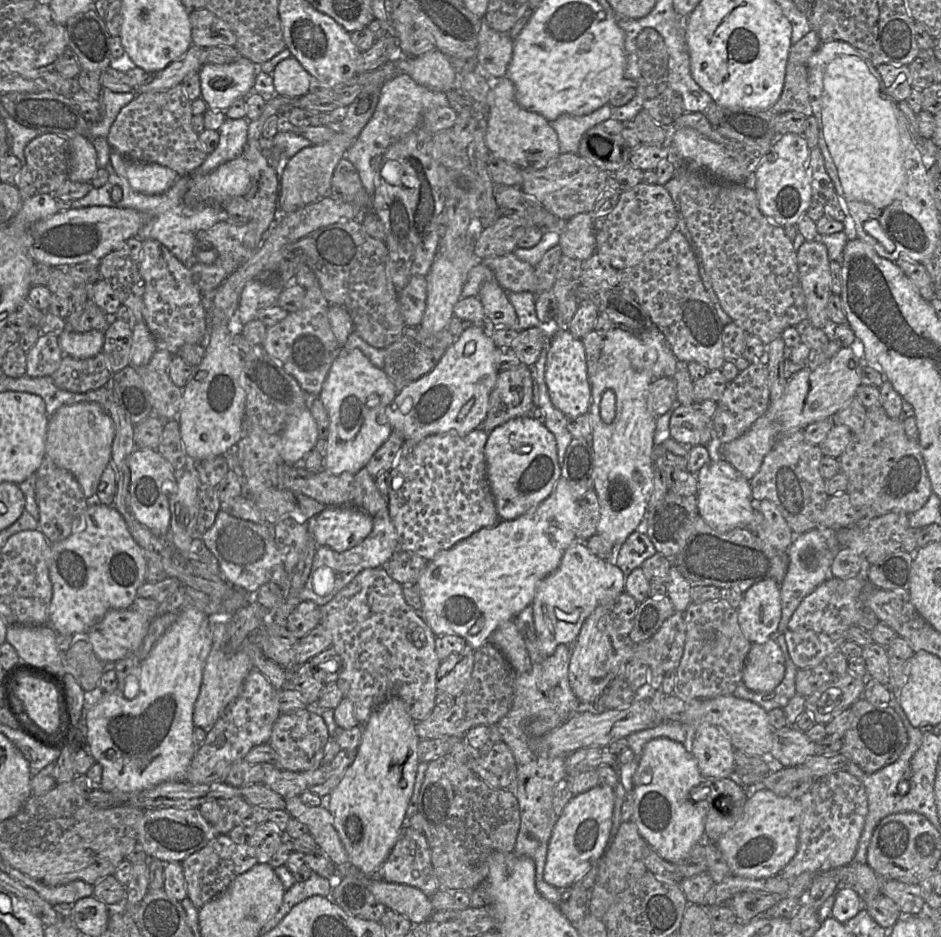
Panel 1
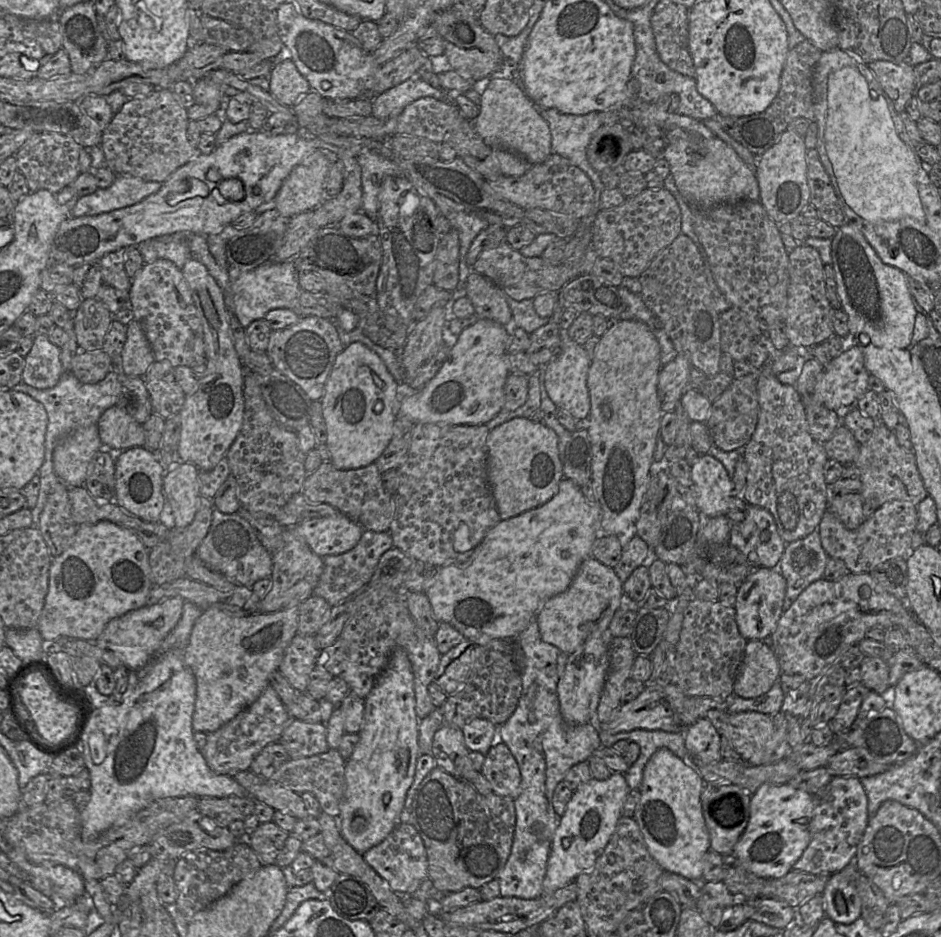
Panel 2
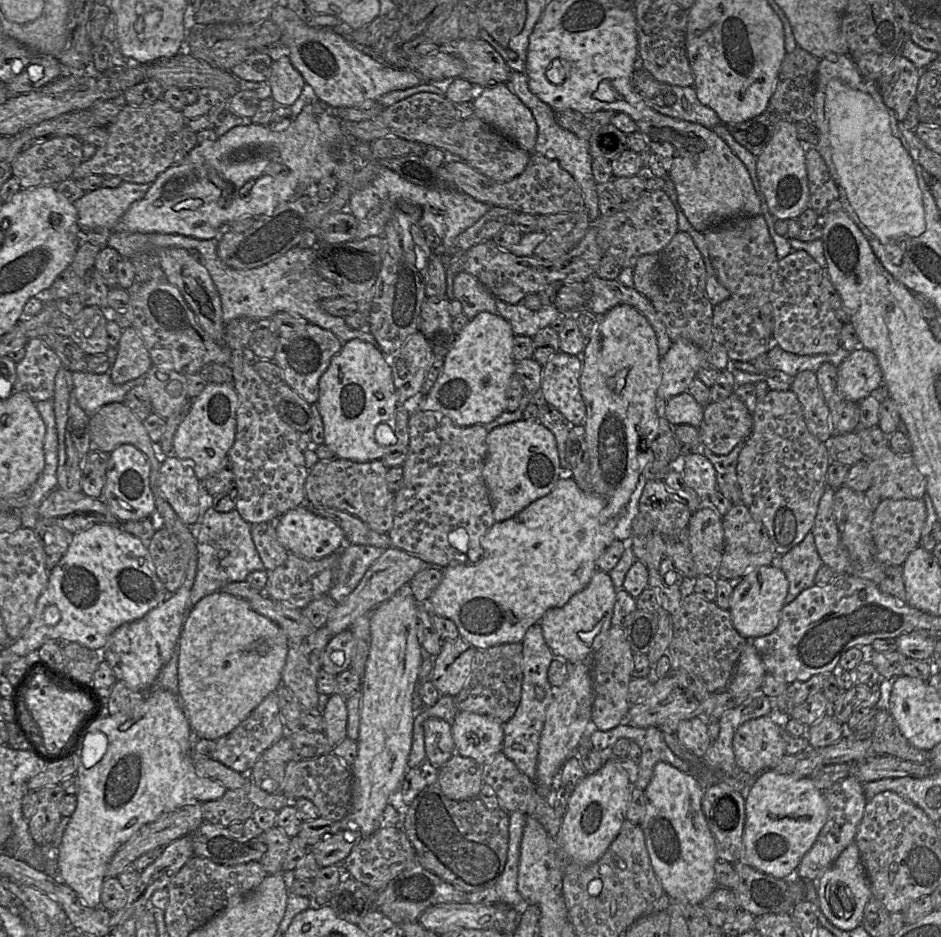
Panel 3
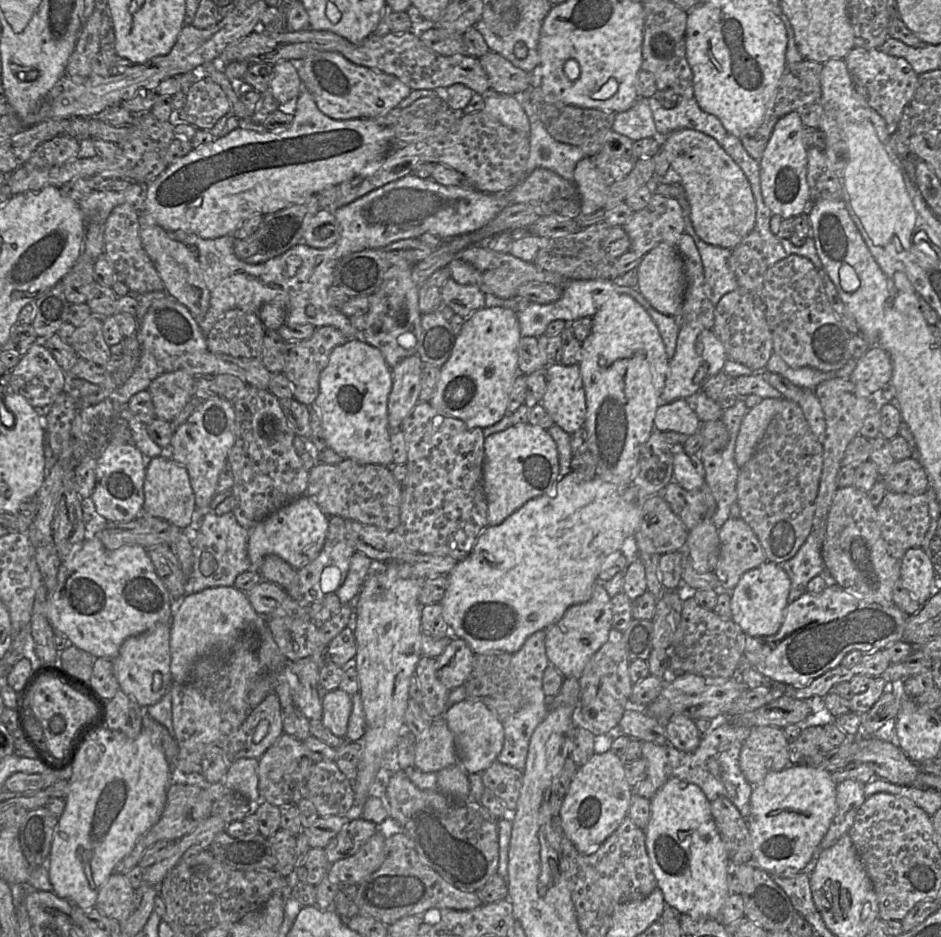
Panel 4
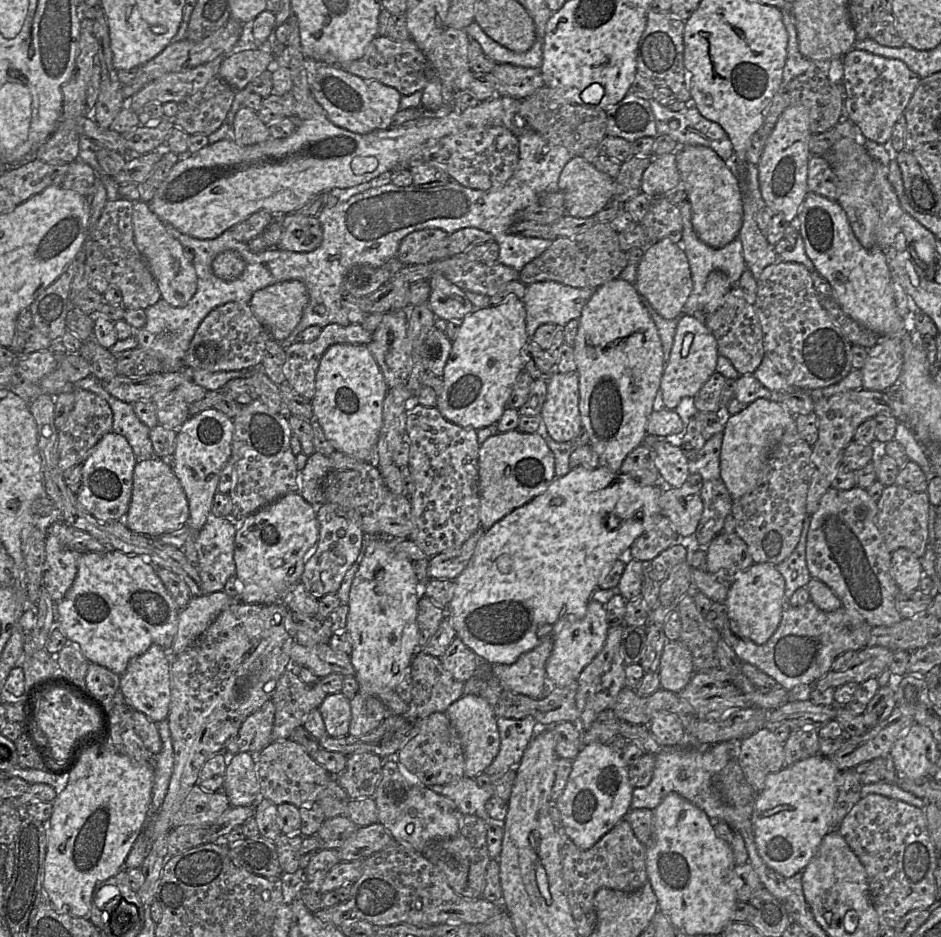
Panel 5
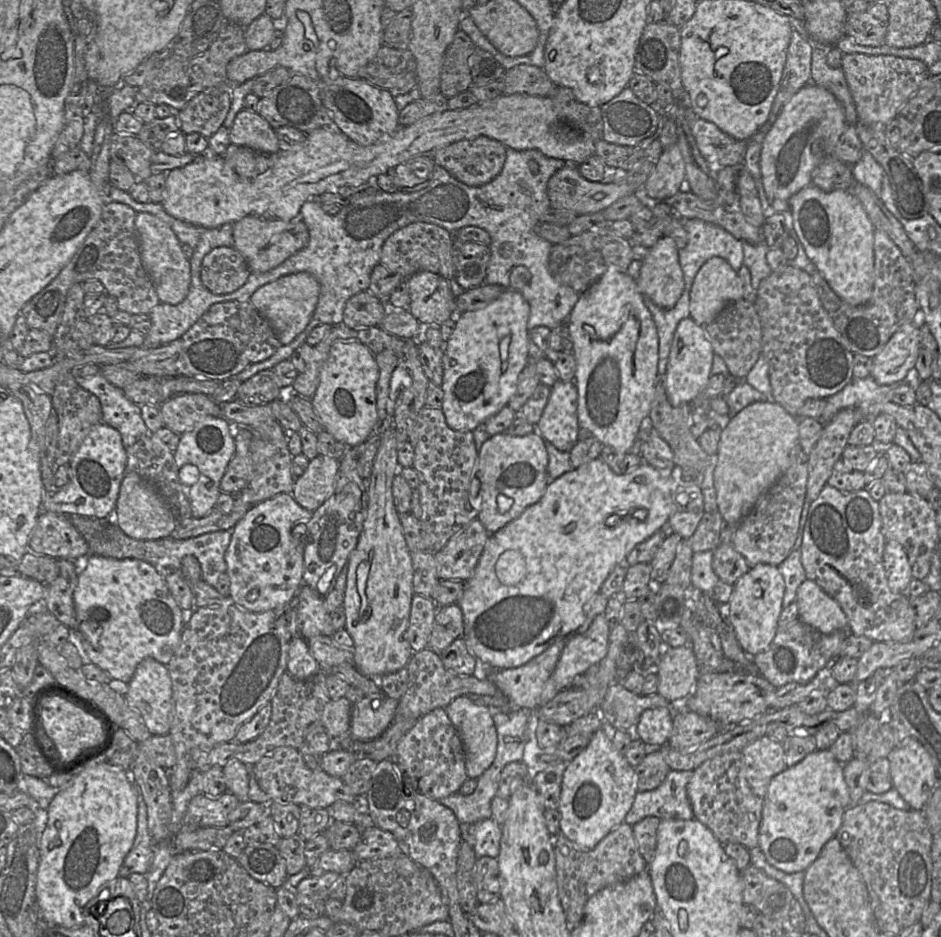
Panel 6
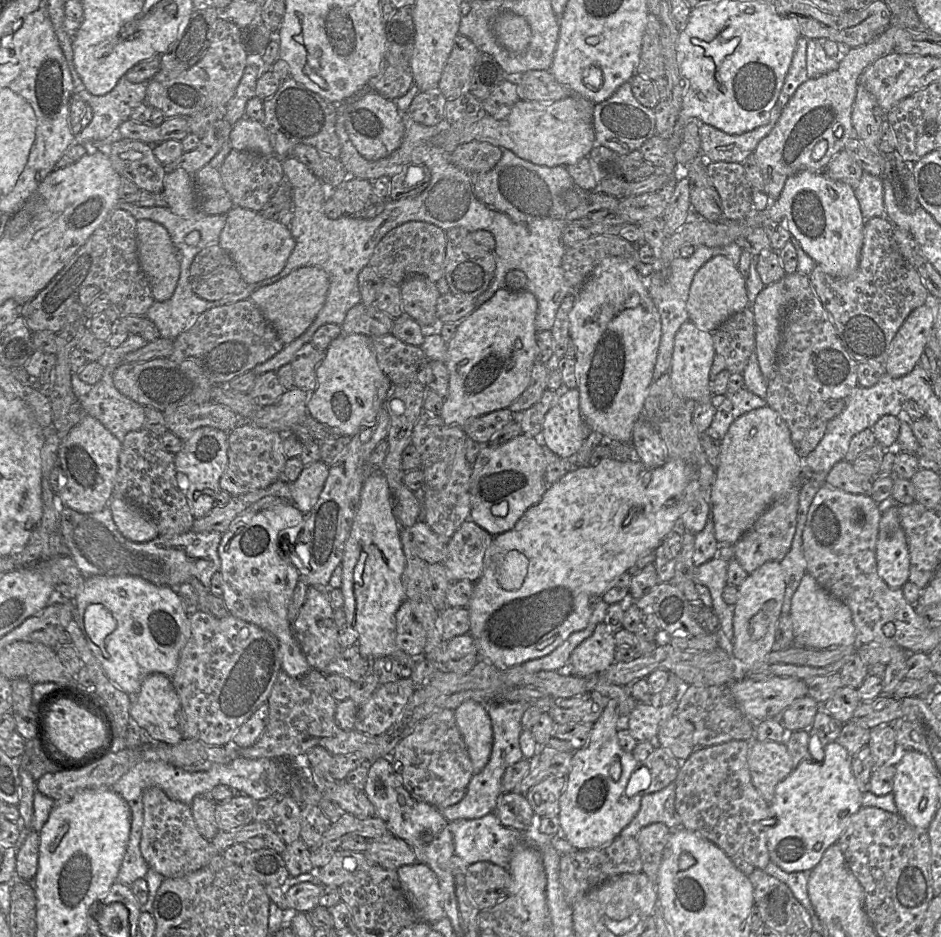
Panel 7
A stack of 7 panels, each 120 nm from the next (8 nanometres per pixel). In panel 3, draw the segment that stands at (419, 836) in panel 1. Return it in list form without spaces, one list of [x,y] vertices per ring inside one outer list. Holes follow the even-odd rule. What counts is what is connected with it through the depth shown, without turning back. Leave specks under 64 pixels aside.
[[[381,826],[373,834],[362,837],[341,864],[342,870],[374,891],[383,889],[406,866],[416,860],[416,853],[404,831],[396,826]]]

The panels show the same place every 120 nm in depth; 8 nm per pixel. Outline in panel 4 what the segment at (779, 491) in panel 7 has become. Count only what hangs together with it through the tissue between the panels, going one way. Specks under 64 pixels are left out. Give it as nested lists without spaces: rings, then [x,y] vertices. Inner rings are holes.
[[[763,398],[746,413],[735,444],[734,459],[739,468],[750,460],[770,421],[782,409],[783,398]]]

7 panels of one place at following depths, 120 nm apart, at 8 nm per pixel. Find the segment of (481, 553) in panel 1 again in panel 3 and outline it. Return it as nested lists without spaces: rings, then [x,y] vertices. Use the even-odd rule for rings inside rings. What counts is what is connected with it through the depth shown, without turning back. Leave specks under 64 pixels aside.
[[[562,472],[555,488],[549,494],[532,502],[513,517],[505,521],[495,522],[488,529],[480,539],[483,555],[478,562],[451,565],[443,569],[441,582],[427,601],[428,607],[433,614],[452,620],[458,628],[460,637],[476,649],[486,649],[500,644],[522,642],[528,628],[539,623],[548,609],[563,607],[572,596],[583,590],[589,584],[594,572],[597,570],[597,560],[605,549],[615,540],[614,528],[618,522],[618,518],[609,519],[606,523],[601,523],[599,520],[600,513],[605,506],[606,500],[603,497],[595,493],[584,492],[570,474],[564,474],[564,472]]]

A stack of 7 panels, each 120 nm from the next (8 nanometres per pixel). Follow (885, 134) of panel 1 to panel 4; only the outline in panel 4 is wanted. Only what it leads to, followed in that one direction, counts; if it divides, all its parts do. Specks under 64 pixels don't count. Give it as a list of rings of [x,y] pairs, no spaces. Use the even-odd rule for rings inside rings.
[[[870,121],[849,123],[844,127],[843,140],[847,146],[847,164],[841,180],[841,199],[845,195],[875,246],[886,247],[897,237],[904,250],[911,246],[917,213],[904,181],[902,161],[891,155]]]

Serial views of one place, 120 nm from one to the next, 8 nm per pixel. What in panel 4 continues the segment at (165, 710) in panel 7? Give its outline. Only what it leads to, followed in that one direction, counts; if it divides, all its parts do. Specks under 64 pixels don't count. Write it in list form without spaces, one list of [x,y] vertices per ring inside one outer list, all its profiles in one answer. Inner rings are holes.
[[[171,622],[157,624],[142,634],[127,638],[121,645],[118,656],[113,659],[114,674],[117,678],[119,689],[143,708],[156,704],[169,691],[172,685],[170,634]]]

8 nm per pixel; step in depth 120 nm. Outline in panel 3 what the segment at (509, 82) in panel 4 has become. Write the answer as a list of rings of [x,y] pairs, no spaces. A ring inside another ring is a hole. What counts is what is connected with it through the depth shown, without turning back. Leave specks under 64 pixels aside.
[[[459,38],[454,43],[455,53],[464,61],[465,70],[460,78],[484,88],[507,83],[512,70],[500,54],[481,38]]]

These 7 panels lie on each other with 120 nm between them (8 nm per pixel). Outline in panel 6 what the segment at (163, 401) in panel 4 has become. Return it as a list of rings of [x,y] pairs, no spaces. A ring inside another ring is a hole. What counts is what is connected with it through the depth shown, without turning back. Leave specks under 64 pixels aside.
[[[181,394],[159,406],[164,427],[181,435],[207,416],[221,416],[220,405],[204,394]]]

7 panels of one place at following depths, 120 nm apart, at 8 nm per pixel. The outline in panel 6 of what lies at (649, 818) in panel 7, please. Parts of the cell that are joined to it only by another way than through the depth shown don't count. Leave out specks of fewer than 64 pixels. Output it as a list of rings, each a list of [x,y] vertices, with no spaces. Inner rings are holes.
[[[670,770],[664,781],[650,791],[637,791],[634,803],[624,822],[630,826],[645,817],[663,819],[694,819],[691,803],[687,795],[687,784],[692,770]]]

